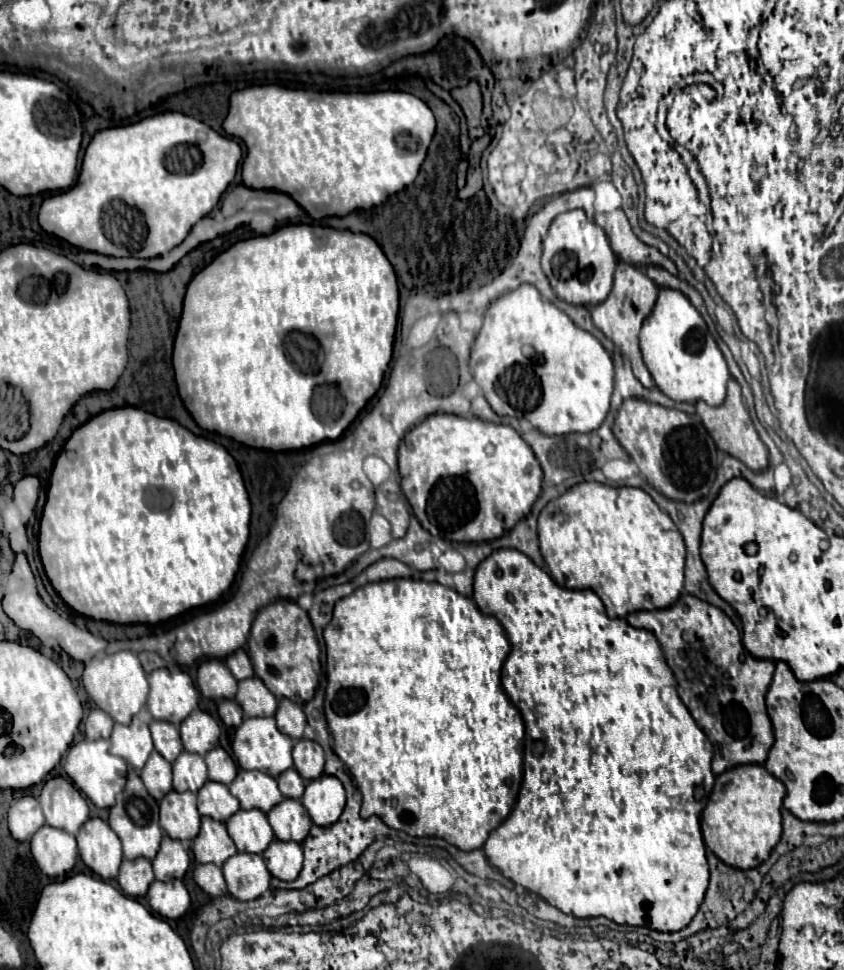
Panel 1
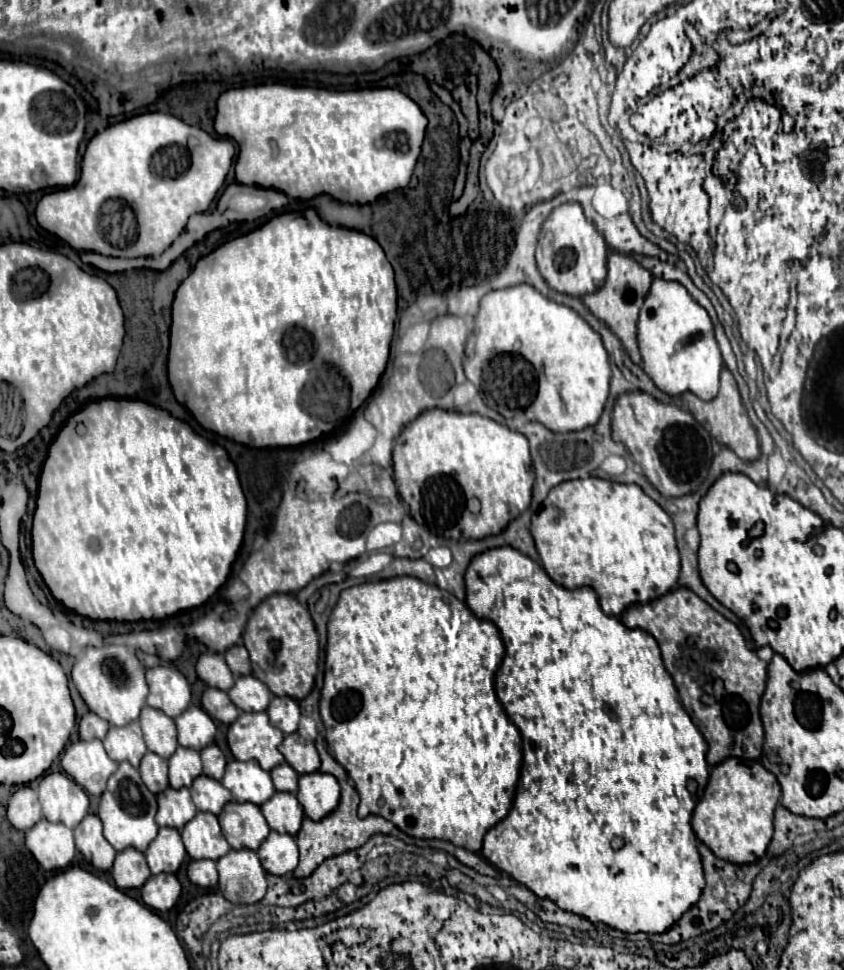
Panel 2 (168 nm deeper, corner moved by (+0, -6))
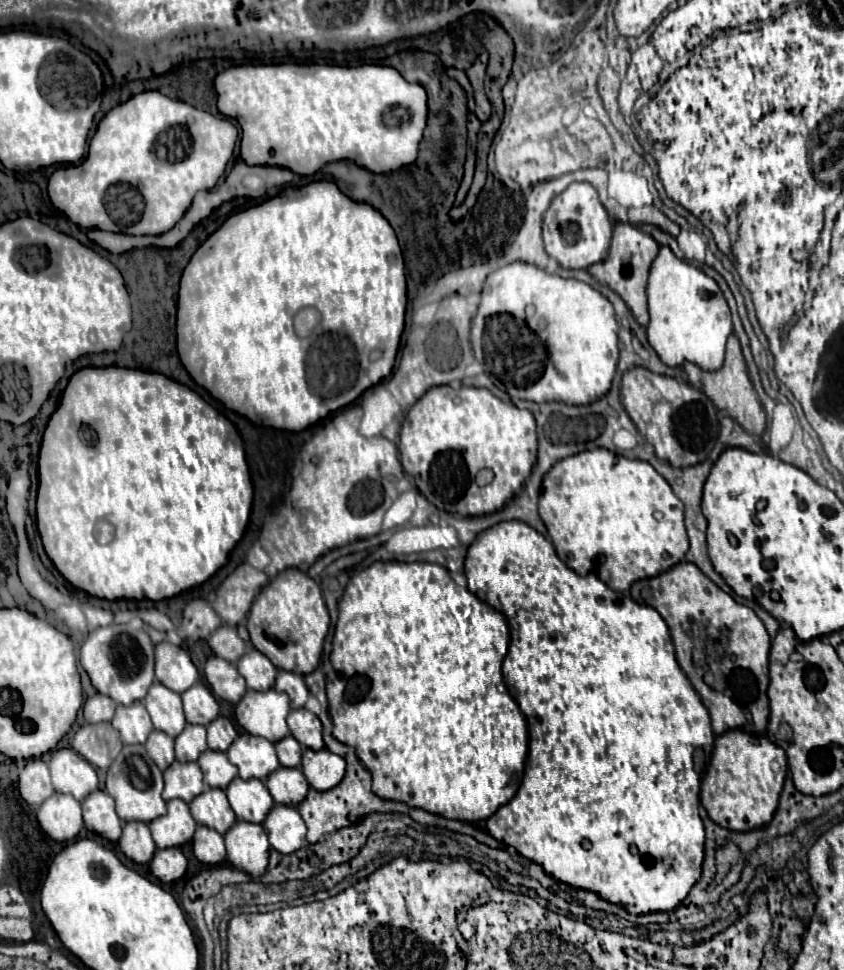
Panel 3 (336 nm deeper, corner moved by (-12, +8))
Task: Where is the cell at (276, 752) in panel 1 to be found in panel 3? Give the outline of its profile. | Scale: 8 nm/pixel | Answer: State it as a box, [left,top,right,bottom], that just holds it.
[235,688,289,742]

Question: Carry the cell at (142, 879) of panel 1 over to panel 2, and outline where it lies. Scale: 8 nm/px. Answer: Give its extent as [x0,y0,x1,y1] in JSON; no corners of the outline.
[111,850,149,890]

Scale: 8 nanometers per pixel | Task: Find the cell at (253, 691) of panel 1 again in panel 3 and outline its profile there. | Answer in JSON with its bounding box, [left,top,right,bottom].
[237,648,277,692]

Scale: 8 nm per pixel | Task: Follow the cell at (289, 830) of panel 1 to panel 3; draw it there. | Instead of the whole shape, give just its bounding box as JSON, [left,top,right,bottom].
[265,766,309,806]

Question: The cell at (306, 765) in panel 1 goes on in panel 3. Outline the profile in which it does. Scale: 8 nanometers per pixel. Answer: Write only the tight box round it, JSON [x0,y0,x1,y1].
[287,708,325,750]

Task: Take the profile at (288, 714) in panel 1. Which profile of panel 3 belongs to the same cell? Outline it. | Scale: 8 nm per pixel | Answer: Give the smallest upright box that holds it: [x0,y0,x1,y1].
[275,670,309,708]

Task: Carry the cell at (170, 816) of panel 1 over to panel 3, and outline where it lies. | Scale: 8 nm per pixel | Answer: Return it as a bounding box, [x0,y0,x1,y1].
[163,760,205,802]

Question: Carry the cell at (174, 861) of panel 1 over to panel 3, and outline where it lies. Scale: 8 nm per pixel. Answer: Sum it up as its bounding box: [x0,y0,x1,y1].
[149,798,197,848]

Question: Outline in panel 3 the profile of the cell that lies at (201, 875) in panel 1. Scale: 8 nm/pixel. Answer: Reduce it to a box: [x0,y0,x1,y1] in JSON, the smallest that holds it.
[193,826,227,864]

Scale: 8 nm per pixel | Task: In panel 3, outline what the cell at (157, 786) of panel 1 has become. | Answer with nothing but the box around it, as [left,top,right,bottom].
[145,730,175,770]

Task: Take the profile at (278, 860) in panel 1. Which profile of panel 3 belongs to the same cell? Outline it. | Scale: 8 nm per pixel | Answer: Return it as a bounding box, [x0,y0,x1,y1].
[263,804,305,852]

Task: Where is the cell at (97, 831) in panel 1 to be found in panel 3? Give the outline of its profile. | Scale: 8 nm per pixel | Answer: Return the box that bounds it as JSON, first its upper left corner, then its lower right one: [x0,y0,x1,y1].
[83,790,121,842]

